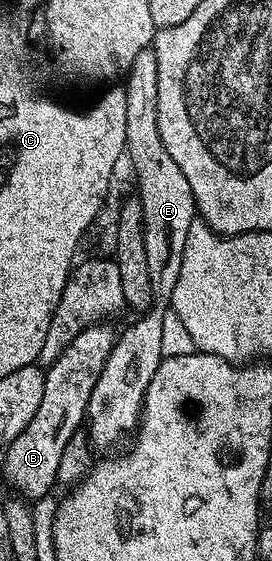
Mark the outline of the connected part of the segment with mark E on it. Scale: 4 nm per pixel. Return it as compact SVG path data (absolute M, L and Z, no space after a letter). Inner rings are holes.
M145 48L133 59L126 73L125 86L125 146L127 161L132 162L138 184L136 198L141 202L144 222L144 250L147 251L148 279L151 281L152 302L158 308L171 309L171 298L180 278L185 239L197 217L195 196L180 166L168 154L159 132L156 114L157 65L154 50Z

